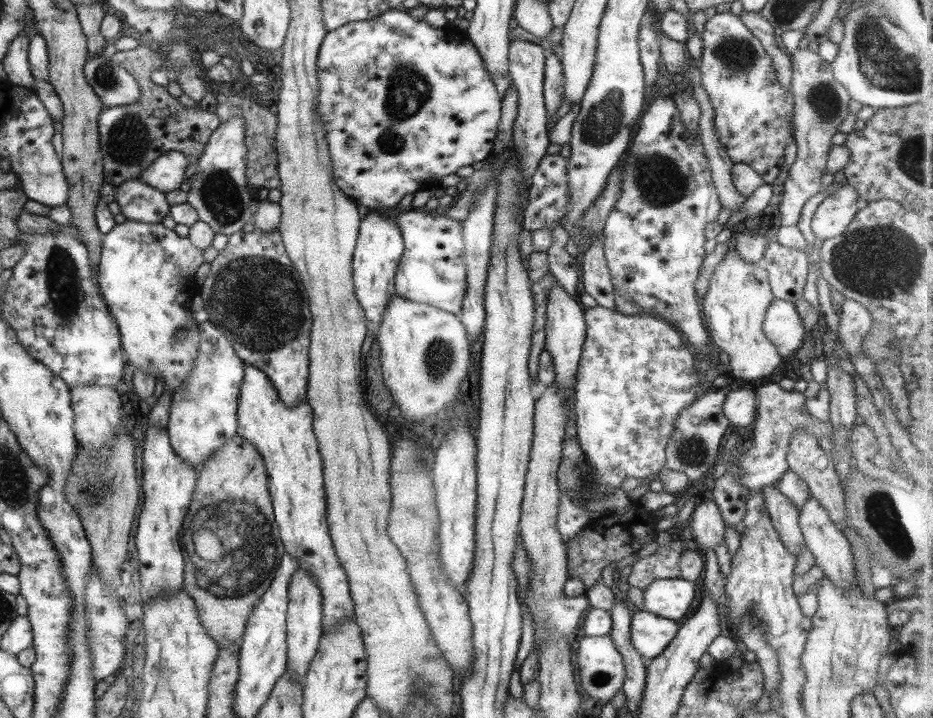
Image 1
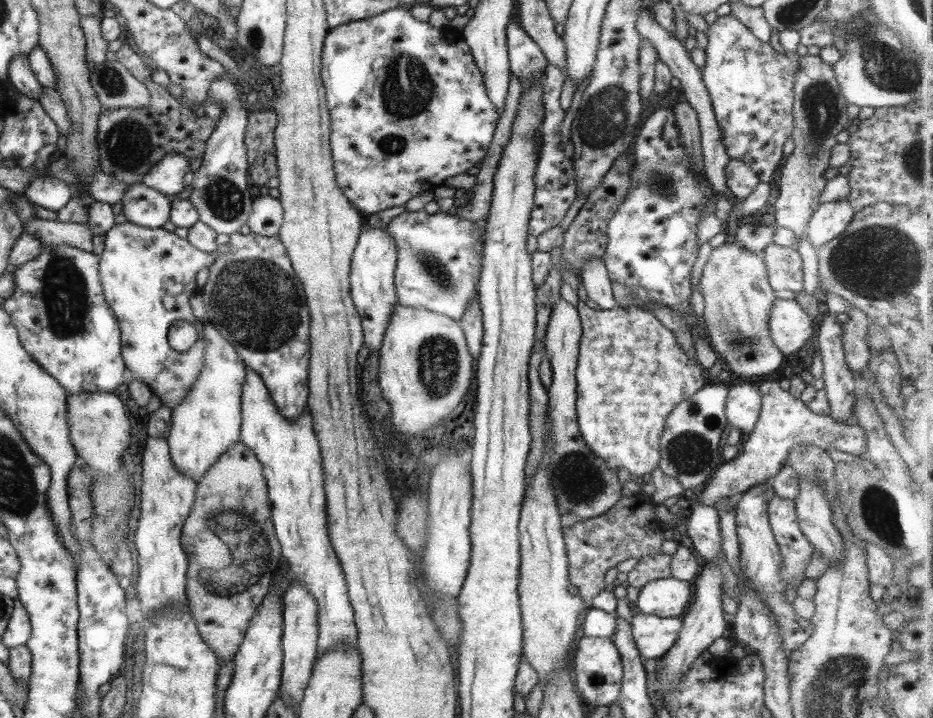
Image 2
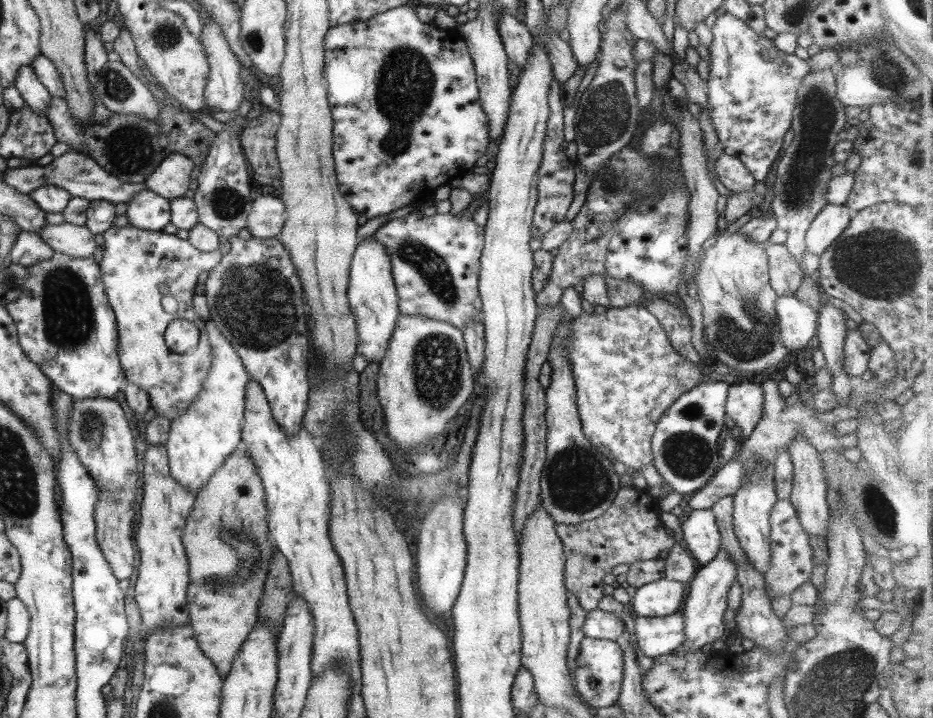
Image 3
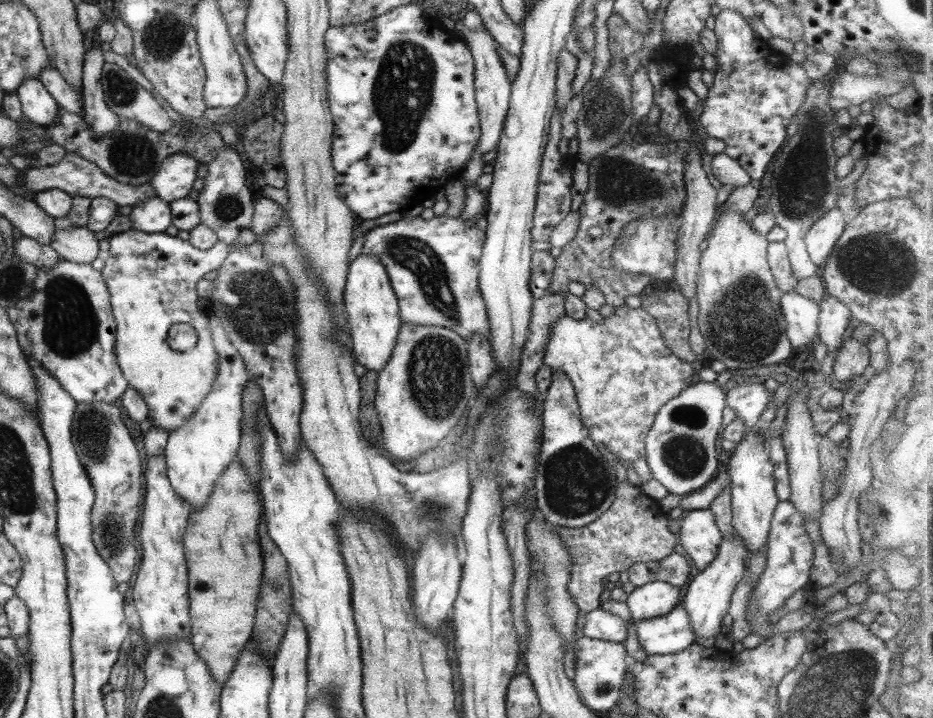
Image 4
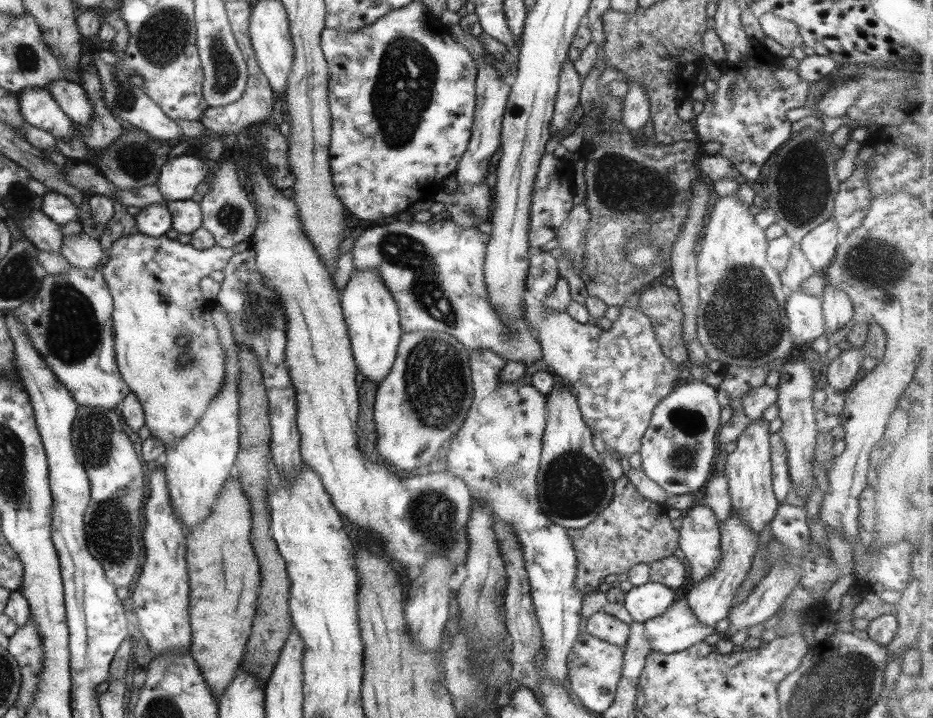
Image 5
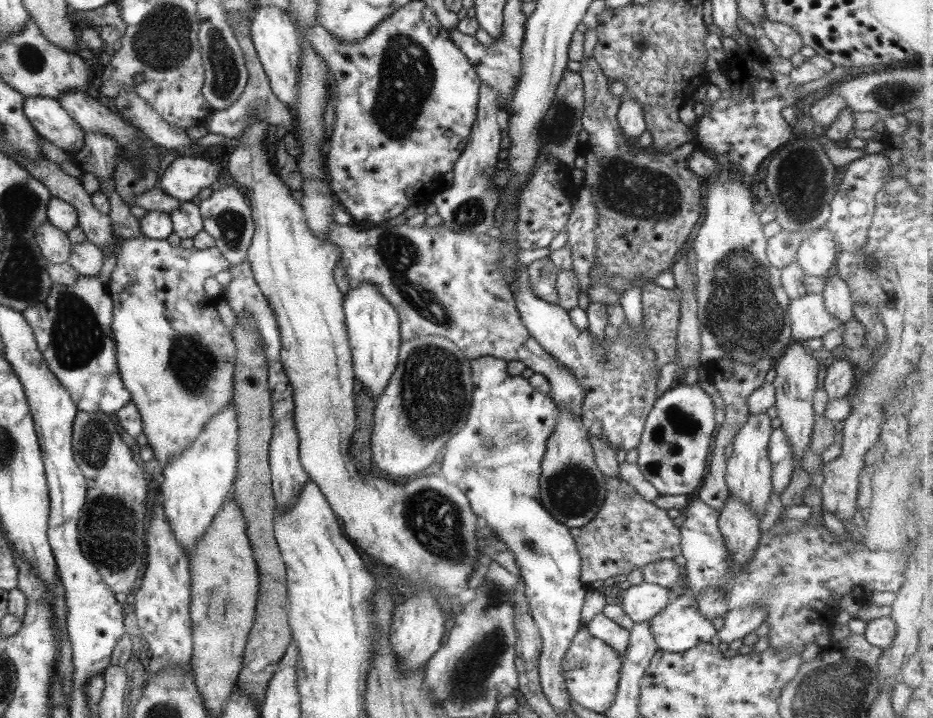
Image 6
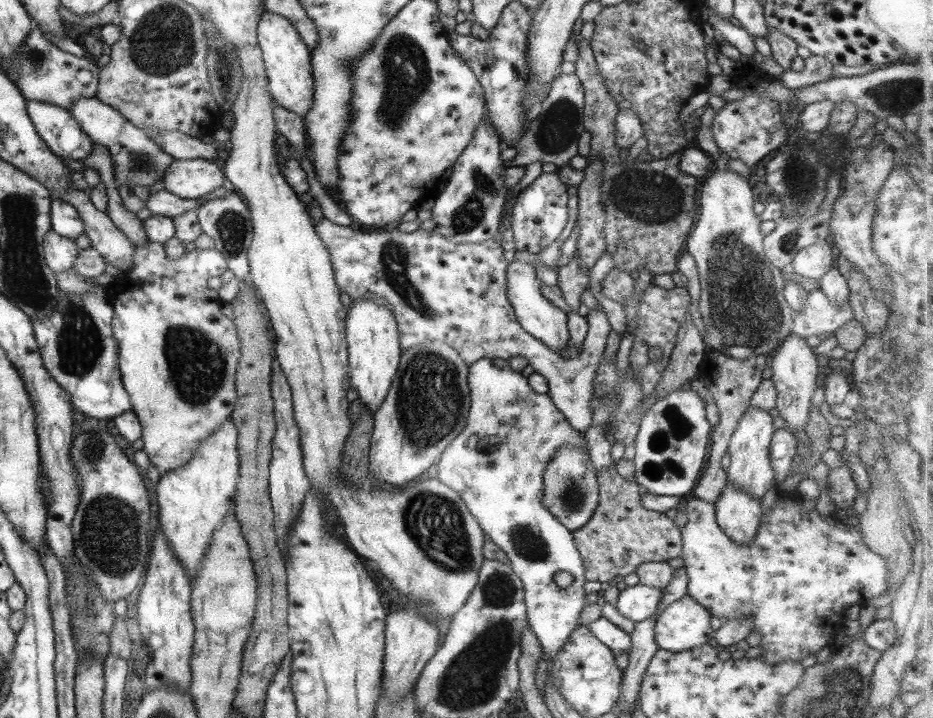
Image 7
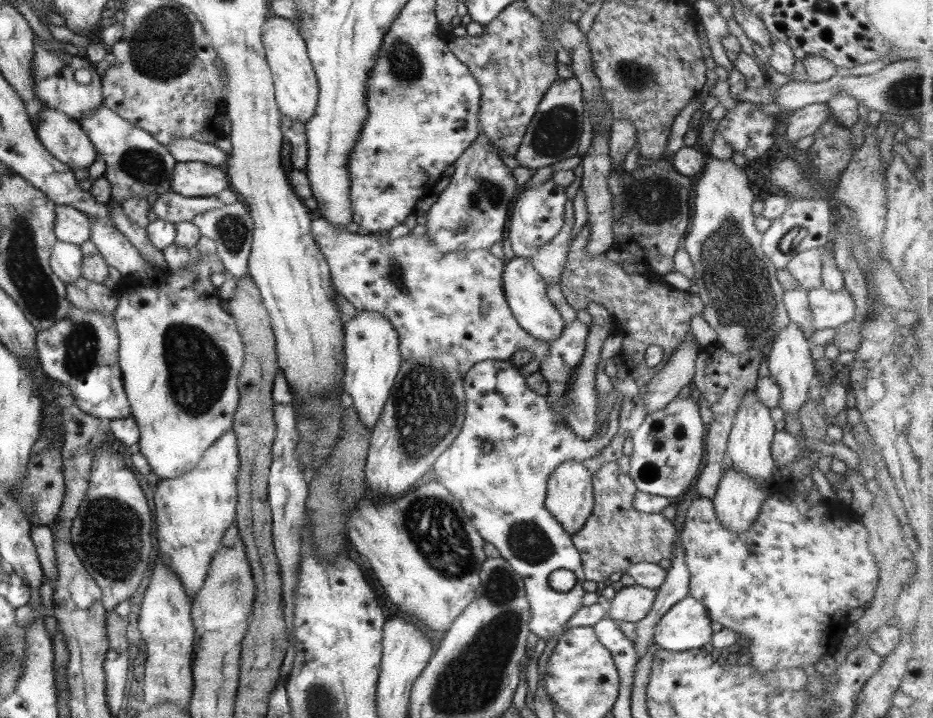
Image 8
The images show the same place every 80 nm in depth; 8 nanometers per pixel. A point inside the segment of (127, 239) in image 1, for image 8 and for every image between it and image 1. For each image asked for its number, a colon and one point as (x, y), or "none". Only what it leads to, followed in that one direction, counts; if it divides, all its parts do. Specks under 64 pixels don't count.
2: (138, 265)
3: (138, 267)
4: (151, 278)
5: (153, 282)
6: (175, 357)
7: (177, 354)
8: (179, 354)

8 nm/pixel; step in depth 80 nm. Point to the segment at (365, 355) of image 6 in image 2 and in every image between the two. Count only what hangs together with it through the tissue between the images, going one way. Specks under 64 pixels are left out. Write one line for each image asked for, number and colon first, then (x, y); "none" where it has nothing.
2: (371, 281)
3: (371, 294)
4: (372, 315)
5: (371, 317)

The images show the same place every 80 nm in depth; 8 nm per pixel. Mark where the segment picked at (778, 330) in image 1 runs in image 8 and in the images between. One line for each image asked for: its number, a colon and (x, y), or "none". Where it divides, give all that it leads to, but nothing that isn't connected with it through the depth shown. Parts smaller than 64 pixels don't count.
2: (789, 325)
3: (796, 320)
4: (800, 313)
5: (804, 313)
6: (809, 318)
7: (818, 315)
8: (829, 309)

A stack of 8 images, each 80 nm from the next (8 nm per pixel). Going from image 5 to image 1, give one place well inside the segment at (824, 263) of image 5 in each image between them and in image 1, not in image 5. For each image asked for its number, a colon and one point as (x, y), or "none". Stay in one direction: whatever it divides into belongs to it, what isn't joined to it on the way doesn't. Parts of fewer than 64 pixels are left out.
1: (830, 218)
2: (829, 219)
3: (826, 226)
4: (821, 237)

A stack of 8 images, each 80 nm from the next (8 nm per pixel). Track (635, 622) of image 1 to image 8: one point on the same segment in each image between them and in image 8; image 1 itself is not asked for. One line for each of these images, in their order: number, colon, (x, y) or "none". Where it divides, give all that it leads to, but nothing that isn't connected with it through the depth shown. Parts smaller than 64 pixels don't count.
2: (653, 636)
3: (653, 637)
4: (670, 633)
5: (676, 629)
6: (679, 626)
7: (683, 625)
8: (685, 626)

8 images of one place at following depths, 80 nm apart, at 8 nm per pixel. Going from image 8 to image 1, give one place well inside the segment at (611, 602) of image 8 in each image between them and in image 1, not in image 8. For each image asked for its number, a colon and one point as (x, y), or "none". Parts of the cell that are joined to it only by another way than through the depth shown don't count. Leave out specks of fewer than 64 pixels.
1: (669, 598)
2: (666, 597)
3: (654, 599)
4: (653, 599)
5: (648, 600)
6: (641, 602)
7: (637, 602)

